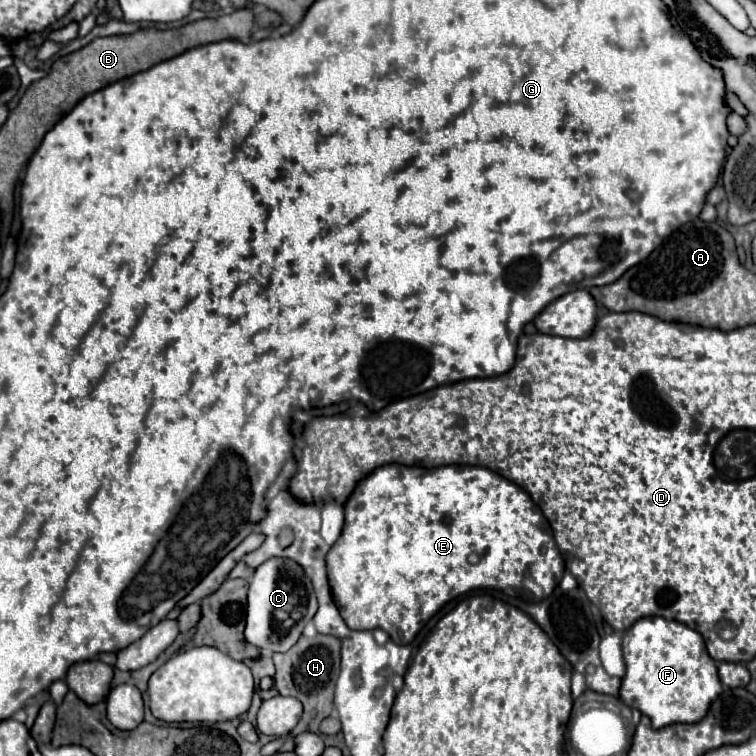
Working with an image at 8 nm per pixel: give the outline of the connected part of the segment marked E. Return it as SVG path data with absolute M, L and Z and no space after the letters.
M384 465L370 473L350 495L348 503L344 505L346 521L340 539L332 545L332 549L326 555L326 565L328 565L328 581L332 589L332 597L340 609L342 619L350 629L356 631L372 631L372 629L384 629L390 639L396 645L406 645L412 643L416 633L420 631L422 623L428 621L442 609L448 601L474 591L474 589L498 589L498 591L518 591L524 587L526 581L526 593L532 597L532 601L542 601L542 597L548 597L552 593L552 587L560 583L564 575L564 561L562 555L556 547L556 541L550 533L550 527L546 525L546 519L538 505L530 499L526 491L522 491L518 485L512 481L500 477L498 473L486 469L486 467L460 467L460 465L450 465L450 467L436 467L436 469L420 469L420 467L404 467L404 465Z

